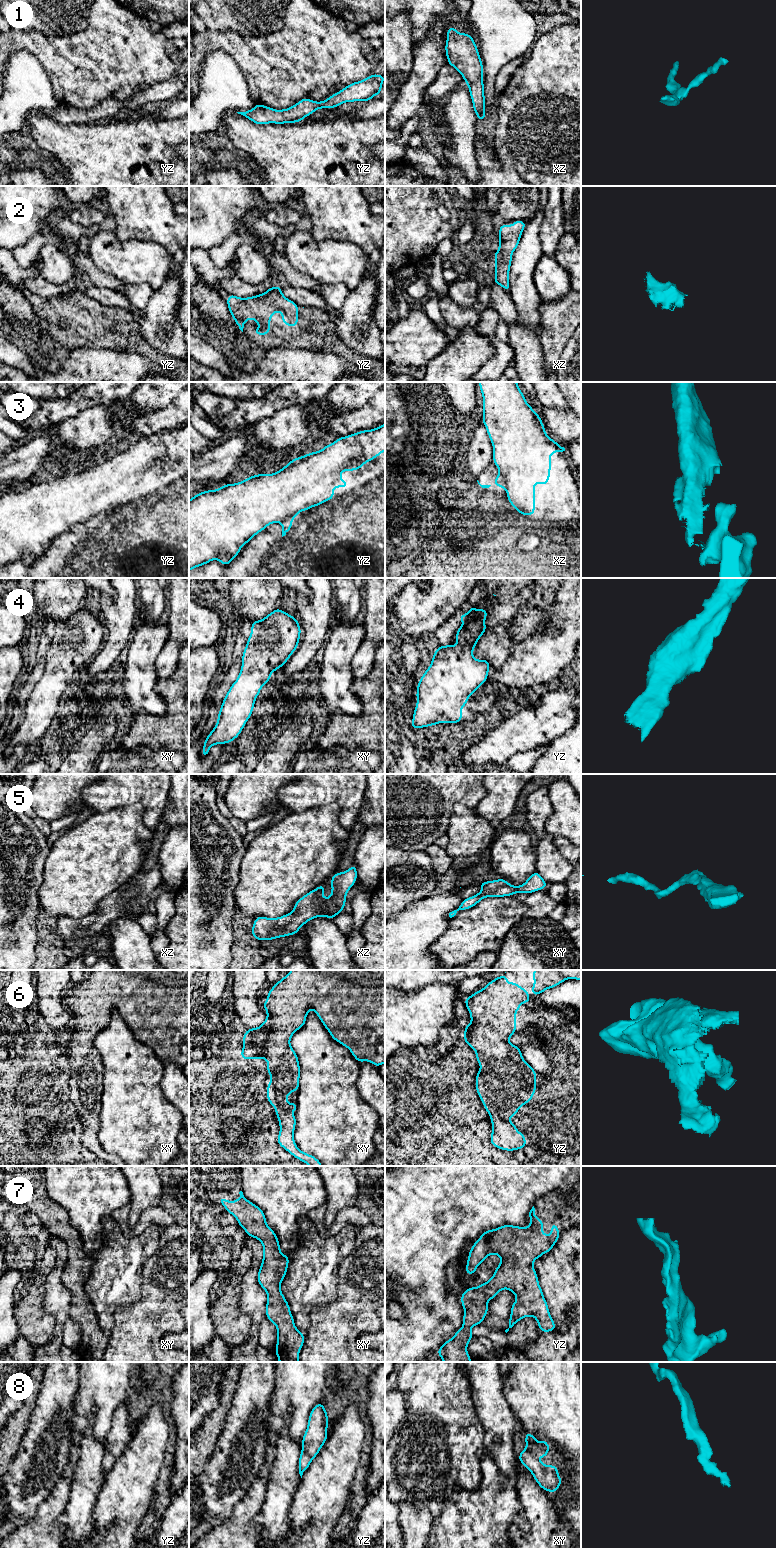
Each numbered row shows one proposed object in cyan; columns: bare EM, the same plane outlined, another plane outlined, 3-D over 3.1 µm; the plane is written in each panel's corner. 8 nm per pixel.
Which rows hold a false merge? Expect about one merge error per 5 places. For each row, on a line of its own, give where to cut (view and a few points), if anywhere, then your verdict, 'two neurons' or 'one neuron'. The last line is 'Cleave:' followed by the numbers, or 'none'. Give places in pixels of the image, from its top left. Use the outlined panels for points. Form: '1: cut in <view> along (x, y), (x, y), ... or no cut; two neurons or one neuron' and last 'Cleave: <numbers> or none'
1: no cut; one neuron
2: no cut; one neuron
3: cut in yz along (297, 512), (286, 516), (280, 522); two neurons
4: no cut; one neuron
5: no cut; one neuron
6: no cut; one neuron
7: no cut; one neuron
8: no cut; one neuron
Cleave: 3

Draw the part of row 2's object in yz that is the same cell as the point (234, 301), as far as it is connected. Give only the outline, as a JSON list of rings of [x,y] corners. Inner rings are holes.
[[[272,286],[263,294],[246,298],[230,294],[226,302],[230,314],[242,332],[245,322],[252,318],[259,324],[259,328],[254,329],[254,334],[268,335],[270,320],[277,311],[282,313],[281,321],[286,326],[298,325],[299,306],[283,295],[280,286]]]

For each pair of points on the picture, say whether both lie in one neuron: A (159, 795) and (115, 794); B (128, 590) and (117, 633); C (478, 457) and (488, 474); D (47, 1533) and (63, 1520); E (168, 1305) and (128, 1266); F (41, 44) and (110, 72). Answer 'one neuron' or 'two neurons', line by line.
A: one neuron
B: one neuron
C: two neurons
D: two neurons
E: two neurons
F: one neuron

